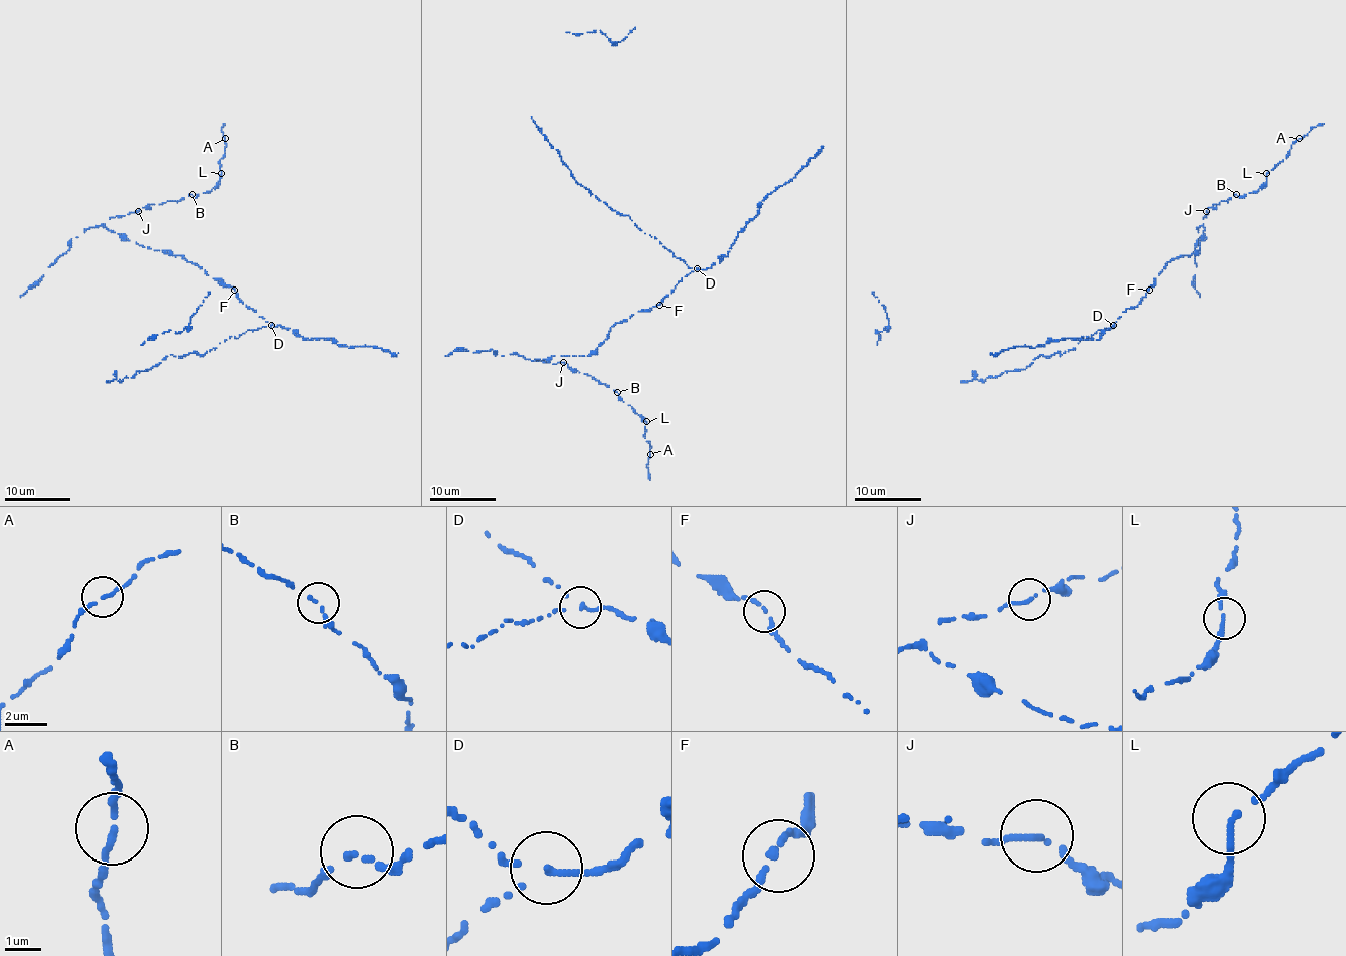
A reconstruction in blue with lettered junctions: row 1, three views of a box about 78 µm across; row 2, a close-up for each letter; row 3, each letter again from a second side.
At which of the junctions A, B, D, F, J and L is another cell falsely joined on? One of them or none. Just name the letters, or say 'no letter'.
D

